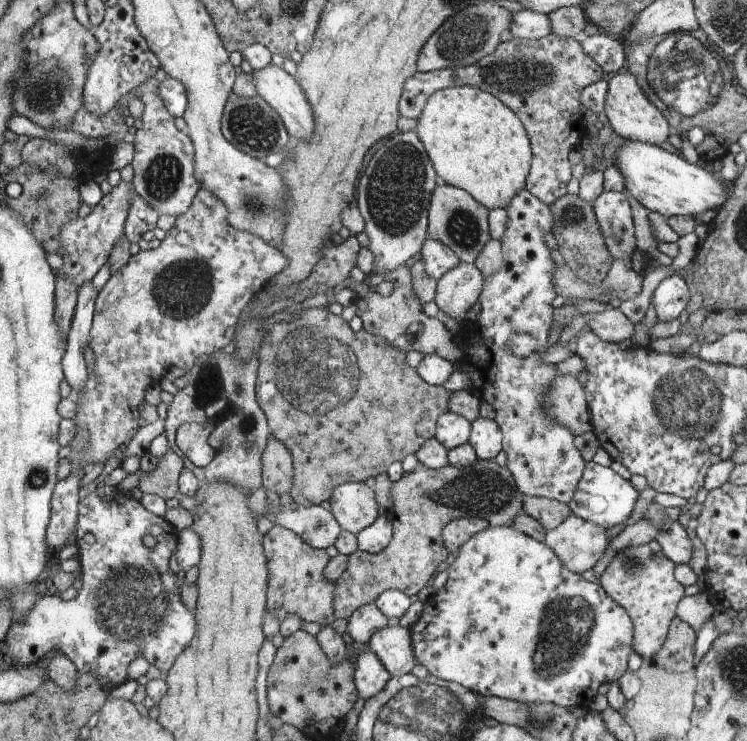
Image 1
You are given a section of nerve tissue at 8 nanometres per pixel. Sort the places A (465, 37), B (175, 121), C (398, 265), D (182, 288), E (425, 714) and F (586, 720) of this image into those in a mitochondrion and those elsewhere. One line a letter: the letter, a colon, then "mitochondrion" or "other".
A: mitochondrion
B: other
C: other
D: mitochondrion
E: mitochondrion
F: other

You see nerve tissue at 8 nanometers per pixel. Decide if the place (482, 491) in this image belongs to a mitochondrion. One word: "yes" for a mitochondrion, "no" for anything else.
yes

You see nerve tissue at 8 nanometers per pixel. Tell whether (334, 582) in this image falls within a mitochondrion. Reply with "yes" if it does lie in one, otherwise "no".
no

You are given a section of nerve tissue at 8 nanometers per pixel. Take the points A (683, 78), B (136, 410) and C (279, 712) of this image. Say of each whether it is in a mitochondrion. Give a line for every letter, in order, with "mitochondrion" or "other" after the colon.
A: mitochondrion
B: other
C: other

